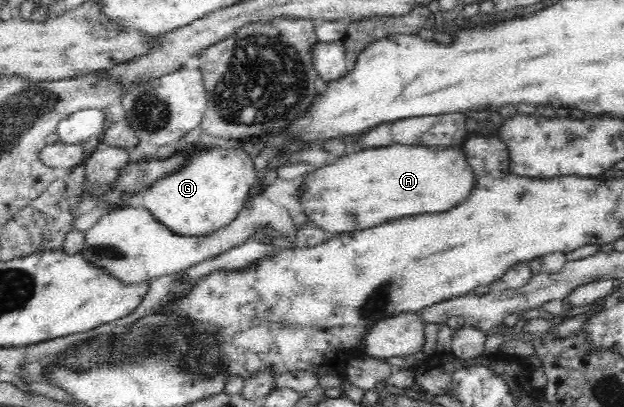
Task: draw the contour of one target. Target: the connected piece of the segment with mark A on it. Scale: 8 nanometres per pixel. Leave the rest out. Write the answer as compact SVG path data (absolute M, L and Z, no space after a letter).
M390 145L382 149L368 149L348 154L348 157L336 158L331 162L334 165L330 165L329 162L328 167L321 167L307 175L305 179L307 194L301 199L301 206L311 221L333 235L370 229L376 227L378 223L390 222L390 219L448 211L450 207L456 207L462 199L466 199L473 190L472 187L475 187L473 168L458 147L460 146Z

